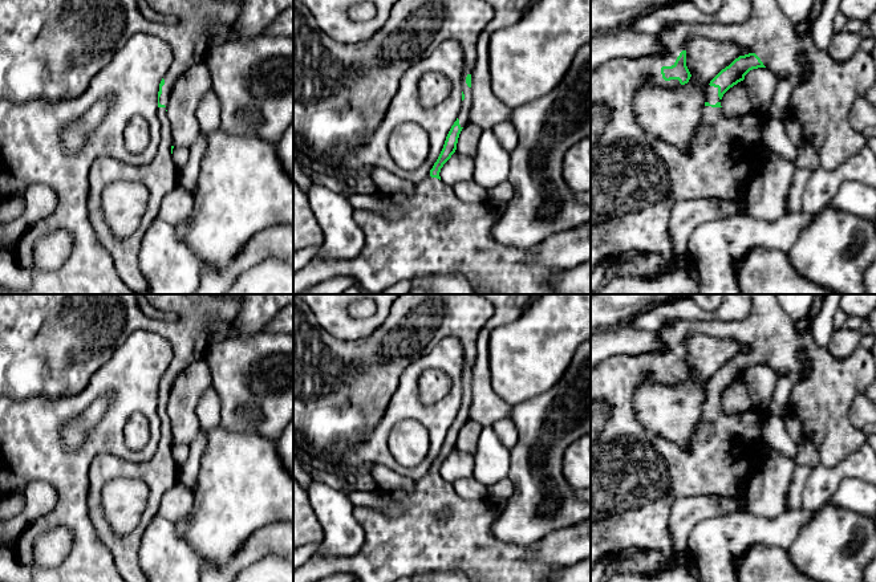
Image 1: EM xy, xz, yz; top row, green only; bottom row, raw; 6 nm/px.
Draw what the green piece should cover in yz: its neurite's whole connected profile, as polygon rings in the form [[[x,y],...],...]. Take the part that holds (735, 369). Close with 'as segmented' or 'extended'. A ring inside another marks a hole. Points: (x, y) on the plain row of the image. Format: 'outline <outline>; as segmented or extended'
outline [[[751,294],[750,313],[739,321],[676,321],[657,331],[664,341],[661,351],[641,355],[615,355],[591,369],[591,570],[599,558],[609,553],[626,549],[657,549],[665,559],[677,565],[669,533],[669,518],[674,504],[688,496],[735,497],[746,510],[747,484],[758,464],[762,443],[762,416],[757,410],[742,415],[729,415],[721,403],[723,391],[745,377],[745,373],[758,365],[767,365],[778,375],[796,374],[802,370],[798,353],[804,350],[810,361],[810,374],[794,384],[790,395],[790,411],[800,420],[803,436],[816,447],[820,464],[836,467],[845,457],[867,444],[868,435],[856,428],[849,420],[849,408],[855,398],[876,380],[876,363],[871,350],[859,349],[848,358],[835,358],[827,347],[816,343],[812,327],[804,333],[796,330],[796,321],[791,320],[780,308],[776,294]],[[705,334],[721,339],[734,339],[750,350],[739,353],[722,366],[706,383],[706,399],[702,418],[698,422],[692,444],[681,448],[641,426],[637,419],[633,396],[646,374],[658,383],[677,384],[689,379],[692,371],[686,363],[685,341],[688,337]]]; extended

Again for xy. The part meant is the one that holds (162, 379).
outline [[[0,294],[0,396],[23,400],[35,396],[76,395],[110,359],[118,345],[139,329],[159,334],[173,347],[173,359],[159,380],[157,411],[161,419],[161,439],[153,457],[146,461],[127,461],[100,455],[89,467],[89,517],[125,582],[147,582],[138,561],[142,536],[158,513],[163,495],[179,481],[179,465],[171,452],[171,420],[166,411],[171,386],[183,370],[206,355],[210,346],[207,322],[222,320],[231,323],[239,309],[238,300],[216,294],[147,294],[147,298],[157,309],[177,312],[181,318],[175,322],[149,318],[141,310],[135,294]],[[118,477],[142,480],[150,489],[141,522],[123,536],[113,532],[101,504],[104,485]]]; extended

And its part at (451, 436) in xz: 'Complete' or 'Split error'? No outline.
Split error

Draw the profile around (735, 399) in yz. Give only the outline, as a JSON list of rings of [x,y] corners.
[[[743,378],[730,384],[721,396],[722,408],[729,415],[742,415],[757,410],[755,400],[750,396]]]

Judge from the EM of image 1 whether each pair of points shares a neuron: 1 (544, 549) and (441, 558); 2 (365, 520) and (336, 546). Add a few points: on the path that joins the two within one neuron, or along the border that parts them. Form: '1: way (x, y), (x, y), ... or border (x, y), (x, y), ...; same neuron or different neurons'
1: border (535, 544), (530, 558), (559, 568); different neurons
2: border (353, 507), (364, 532), (355, 554); different neurons

